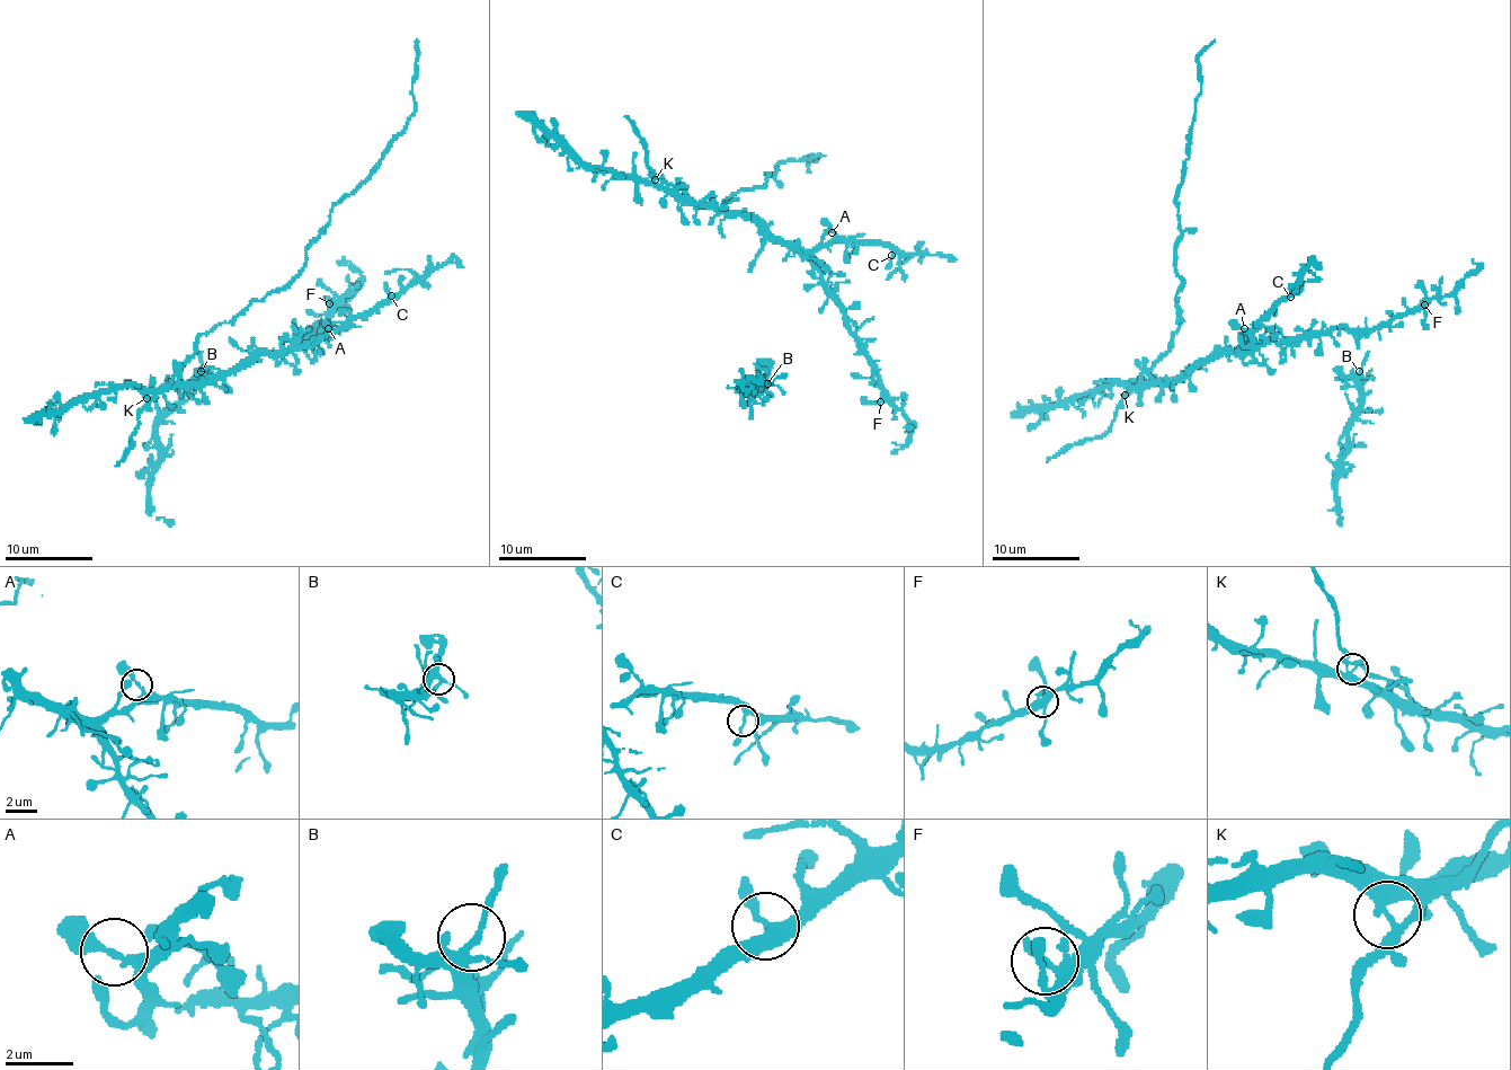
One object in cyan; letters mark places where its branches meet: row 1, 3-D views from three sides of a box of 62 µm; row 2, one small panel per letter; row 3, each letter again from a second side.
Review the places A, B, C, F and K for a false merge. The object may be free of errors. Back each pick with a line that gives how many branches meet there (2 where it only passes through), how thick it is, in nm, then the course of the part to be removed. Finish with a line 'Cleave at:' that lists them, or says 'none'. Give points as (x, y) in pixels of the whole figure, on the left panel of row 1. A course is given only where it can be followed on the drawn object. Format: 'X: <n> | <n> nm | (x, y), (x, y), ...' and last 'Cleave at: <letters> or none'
K: 3 | 240 nm | (145, 397), (154, 399), (179, 373), (202, 334), (301, 273), (330, 210), (370, 175), (414, 111), (417, 38)
Cleave at: K

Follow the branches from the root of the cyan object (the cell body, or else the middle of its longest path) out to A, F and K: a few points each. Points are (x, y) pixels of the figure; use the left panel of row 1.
A: (187, 382), (230, 376), (240, 367), (249, 367), (259, 355), (302, 348), (320, 339), (328, 328)
F: (187, 382), (230, 376), (259, 355), (286, 355), (310, 328), (323, 327), (329, 303)
K: (187, 382), (166, 385), (160, 390), (149, 391), (145, 397)

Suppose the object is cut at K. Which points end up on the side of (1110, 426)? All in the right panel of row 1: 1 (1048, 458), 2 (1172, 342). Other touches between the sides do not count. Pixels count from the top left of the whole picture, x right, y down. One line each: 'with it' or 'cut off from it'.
1: with it
2: with it

